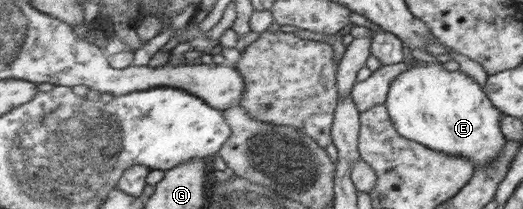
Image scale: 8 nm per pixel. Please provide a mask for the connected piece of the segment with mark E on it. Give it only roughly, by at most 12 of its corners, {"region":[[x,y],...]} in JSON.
{"region":[[420,61],[385,104],[405,139],[475,169],[503,113],[459,70]]}

